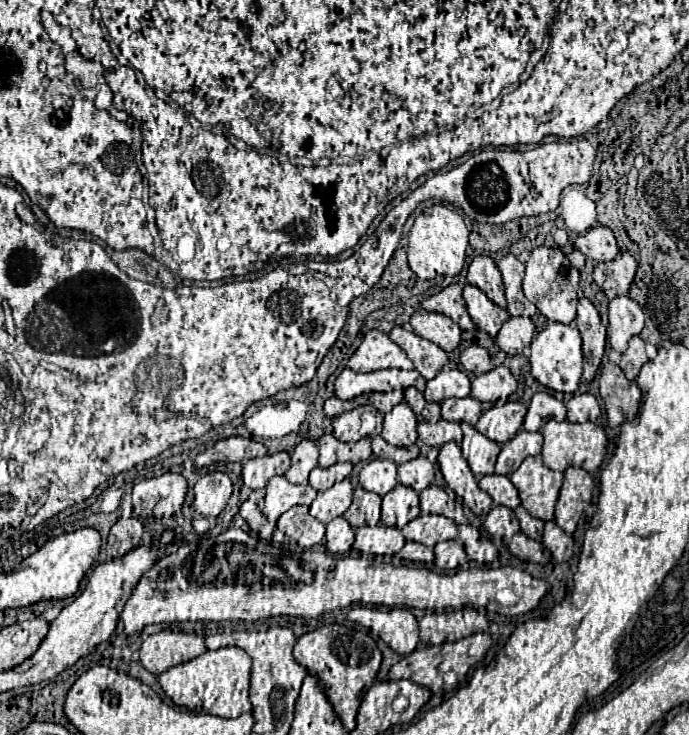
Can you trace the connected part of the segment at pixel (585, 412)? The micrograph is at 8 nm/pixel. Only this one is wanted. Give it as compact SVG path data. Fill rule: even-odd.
M592 393L574 395L568 403L568 421L572 423L584 423L584 421L596 421L600 417L600 405Z

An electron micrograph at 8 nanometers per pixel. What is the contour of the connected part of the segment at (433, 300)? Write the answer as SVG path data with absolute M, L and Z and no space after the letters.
M452 283L446 289L442 289L440 293L428 297L426 301L422 301L422 309L432 311L432 313L442 313L458 323L460 317L466 313L466 305L462 299L462 285Z

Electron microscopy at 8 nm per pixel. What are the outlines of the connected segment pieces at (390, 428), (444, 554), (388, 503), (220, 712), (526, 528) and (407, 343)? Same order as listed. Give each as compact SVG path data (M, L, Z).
M404 401L398 403L390 413L384 415L384 429L382 429L382 437L396 447L408 447L416 443L418 431L416 431L416 417L414 411L410 409L410 405L406 405Z
M442 541L434 547L434 563L440 567L440 569L454 569L462 563L468 561L466 557L466 551L464 551L464 545L460 541Z
M396 485L382 497L382 523L402 529L420 515L418 493L410 487Z
M222 647L222 649L216 649L216 651L206 651L204 655L192 659L188 663L172 667L170 671L166 671L158 677L158 683L164 689L164 693L180 707L188 707L190 711L204 713L204 715L240 717L242 713L252 709L252 705L250 705L250 669L252 669L252 659L244 649L240 649L240 647Z
M520 505L516 511L516 517L520 521L520 527L522 527L522 533L526 533L530 539L536 539L540 541L542 539L542 529L544 529L544 523L536 517L532 517L530 513L526 513L526 509Z
M394 327L390 331L390 339L406 351L406 355L414 361L416 371L424 379L434 379L442 371L442 367L448 365L448 353L444 349L428 339L422 339L406 327Z

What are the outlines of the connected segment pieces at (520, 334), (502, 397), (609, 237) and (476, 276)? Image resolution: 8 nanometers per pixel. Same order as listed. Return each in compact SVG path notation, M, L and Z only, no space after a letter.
M510 317L496 335L496 345L506 355L518 355L530 345L534 333L536 329L530 317Z
M500 365L488 373L482 373L472 379L472 391L470 395L478 401L506 401L518 387L516 377L510 373L508 367Z
M598 225L598 227L592 227L588 229L586 233L578 235L576 241L574 241L574 247L584 253L586 257L594 259L594 261L610 261L616 257L618 253L618 245L616 245L616 237L614 233L604 227L604 225Z
M476 257L468 267L468 283L482 289L498 307L506 309L502 275L490 257Z

